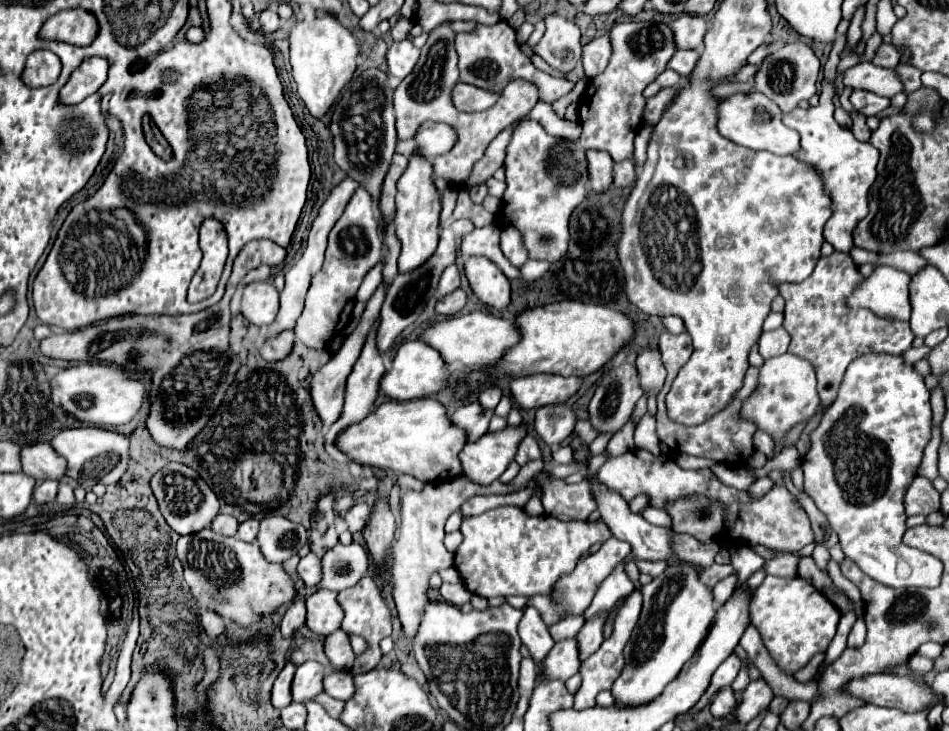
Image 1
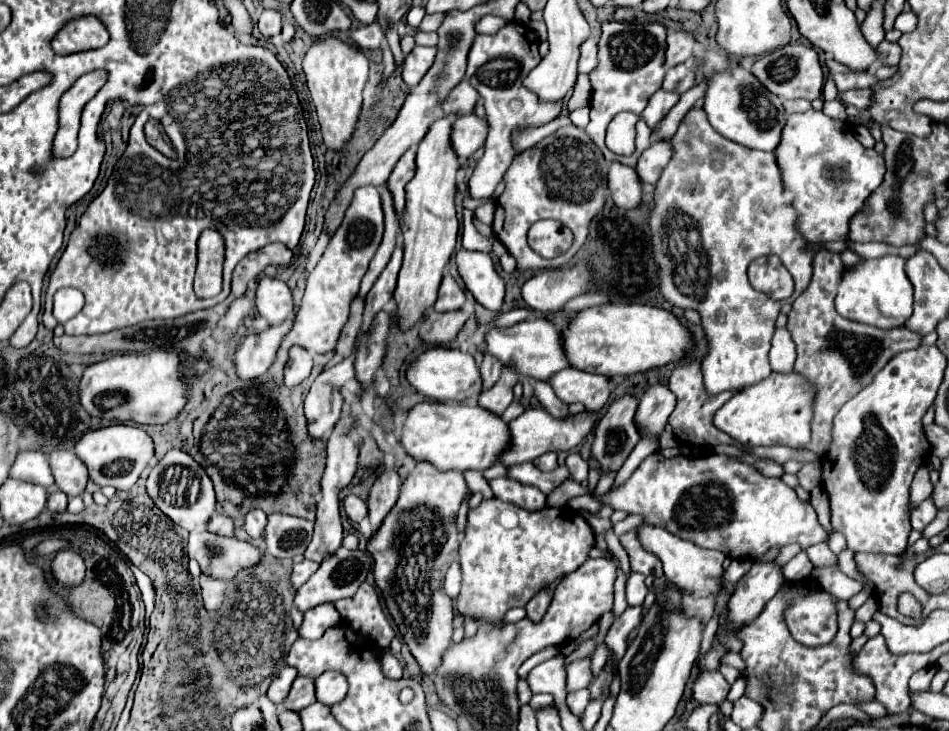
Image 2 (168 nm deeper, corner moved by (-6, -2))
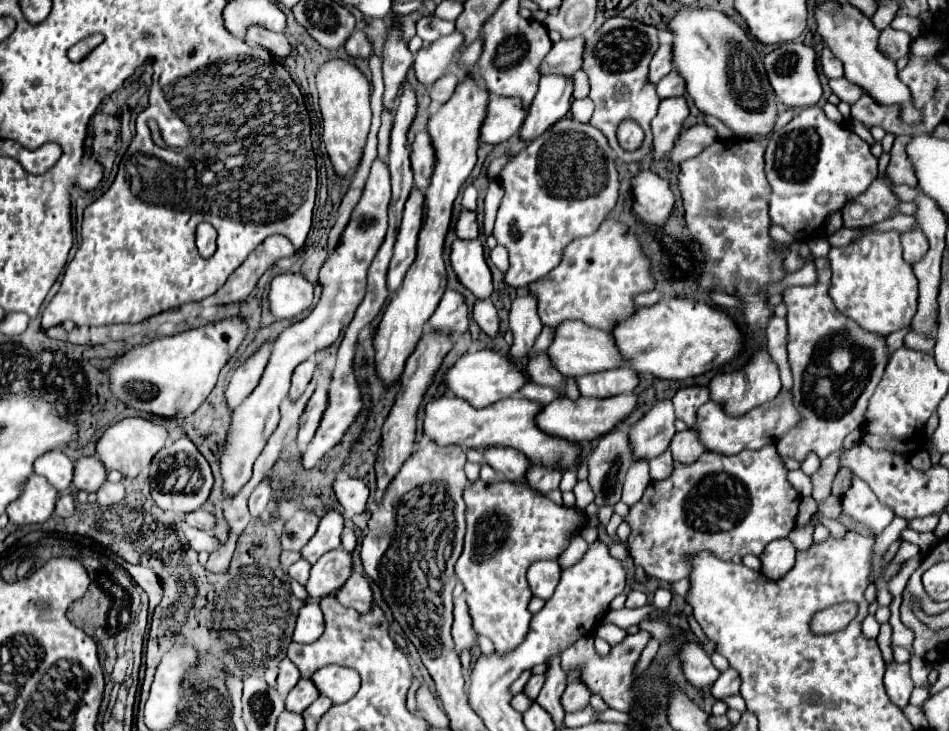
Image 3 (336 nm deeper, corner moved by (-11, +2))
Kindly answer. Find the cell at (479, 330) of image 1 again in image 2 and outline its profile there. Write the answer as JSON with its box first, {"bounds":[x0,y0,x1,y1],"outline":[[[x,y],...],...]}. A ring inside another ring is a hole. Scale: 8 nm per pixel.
{"bounds":[479,318,571,380],"outline":[[[545,318],[523,320],[511,328],[495,328],[495,332],[487,332],[485,340],[479,342],[479,350],[481,352],[489,350],[493,356],[499,356],[503,364],[519,368],[521,376],[531,376],[535,380],[549,380],[553,374],[571,366],[565,358],[561,330],[557,330]]]}

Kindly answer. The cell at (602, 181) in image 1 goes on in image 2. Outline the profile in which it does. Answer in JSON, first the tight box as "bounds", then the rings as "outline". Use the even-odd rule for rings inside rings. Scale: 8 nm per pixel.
{"bounds":[609,162,641,208],"outline":[[[619,162],[611,164],[609,170],[609,190],[611,198],[619,208],[639,208],[641,206],[641,178],[637,176],[635,168],[623,166]]]}

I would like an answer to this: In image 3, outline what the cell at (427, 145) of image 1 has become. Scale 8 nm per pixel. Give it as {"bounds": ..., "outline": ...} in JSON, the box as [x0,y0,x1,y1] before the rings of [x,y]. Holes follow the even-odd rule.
{"bounds":[480,98,526,144],"outline":[[[490,98],[488,112],[484,124],[480,128],[480,142],[498,144],[514,136],[526,114],[520,100],[506,100],[506,98]]]}

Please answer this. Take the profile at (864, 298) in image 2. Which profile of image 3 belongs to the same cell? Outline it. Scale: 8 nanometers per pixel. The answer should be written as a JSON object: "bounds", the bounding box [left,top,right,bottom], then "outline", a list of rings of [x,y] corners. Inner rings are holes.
{"bounds":[830,232,918,336],"outline":[[[866,232],[860,240],[848,246],[832,248],[830,266],[830,296],[844,316],[882,336],[888,336],[912,322],[918,306],[918,280],[912,266],[902,260],[898,232]]]}

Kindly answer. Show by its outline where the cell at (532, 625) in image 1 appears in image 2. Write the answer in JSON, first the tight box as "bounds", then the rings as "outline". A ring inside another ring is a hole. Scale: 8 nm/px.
{"bounds":[525,586,553,622],"outline":[[[543,586],[543,588],[541,588],[541,590],[527,602],[527,606],[525,606],[525,610],[527,610],[527,618],[539,622],[539,620],[543,618],[543,614],[547,612],[547,608],[549,608],[551,596],[553,596],[553,592],[549,590],[549,586]]]}

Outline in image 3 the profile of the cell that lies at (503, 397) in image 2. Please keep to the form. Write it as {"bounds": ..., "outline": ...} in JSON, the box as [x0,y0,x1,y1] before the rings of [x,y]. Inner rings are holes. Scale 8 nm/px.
{"bounds":[508,294,542,362],"outline":[[[530,294],[512,302],[510,328],[514,332],[514,344],[510,346],[508,356],[520,362],[524,356],[528,356],[538,334],[542,332],[542,322],[536,314],[536,300]]]}

